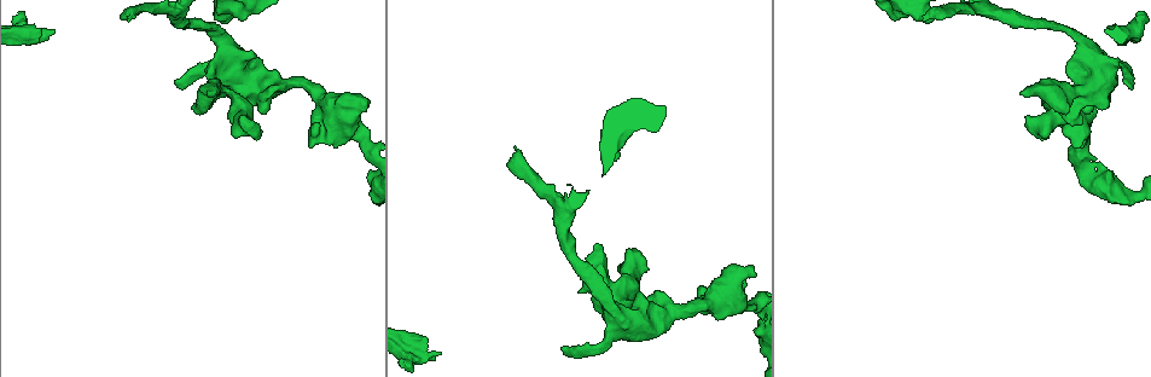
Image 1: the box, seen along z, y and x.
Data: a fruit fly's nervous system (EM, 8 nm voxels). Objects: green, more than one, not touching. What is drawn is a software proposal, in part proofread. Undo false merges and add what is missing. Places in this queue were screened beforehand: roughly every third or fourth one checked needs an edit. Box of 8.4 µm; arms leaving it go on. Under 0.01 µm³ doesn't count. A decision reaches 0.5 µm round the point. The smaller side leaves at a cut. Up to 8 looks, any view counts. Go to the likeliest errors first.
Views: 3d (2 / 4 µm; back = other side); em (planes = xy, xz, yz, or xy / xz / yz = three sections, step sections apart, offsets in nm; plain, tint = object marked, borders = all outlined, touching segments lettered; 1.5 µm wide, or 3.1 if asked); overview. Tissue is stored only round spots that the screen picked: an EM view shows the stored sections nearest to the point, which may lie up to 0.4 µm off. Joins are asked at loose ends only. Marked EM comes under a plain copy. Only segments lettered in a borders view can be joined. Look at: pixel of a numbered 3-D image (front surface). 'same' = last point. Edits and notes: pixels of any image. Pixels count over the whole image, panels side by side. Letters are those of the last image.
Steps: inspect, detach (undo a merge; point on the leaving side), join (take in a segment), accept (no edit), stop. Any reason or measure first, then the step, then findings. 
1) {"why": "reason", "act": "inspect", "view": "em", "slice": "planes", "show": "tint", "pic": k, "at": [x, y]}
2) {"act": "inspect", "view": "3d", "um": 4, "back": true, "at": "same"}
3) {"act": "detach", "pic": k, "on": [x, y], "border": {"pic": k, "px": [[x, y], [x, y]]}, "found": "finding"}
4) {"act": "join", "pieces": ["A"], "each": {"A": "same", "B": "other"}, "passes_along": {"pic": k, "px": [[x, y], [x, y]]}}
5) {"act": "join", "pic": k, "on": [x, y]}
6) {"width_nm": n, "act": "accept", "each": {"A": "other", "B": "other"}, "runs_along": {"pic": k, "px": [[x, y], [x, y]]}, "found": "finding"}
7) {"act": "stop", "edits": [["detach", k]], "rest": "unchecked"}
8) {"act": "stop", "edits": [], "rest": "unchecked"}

{"why": "branch stops here", "act": "inspect", "view": "3d", "um": 4, "back": true, "pic": 1, "at": [923, 17]}

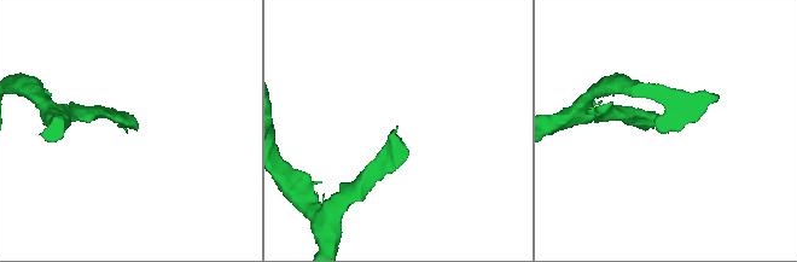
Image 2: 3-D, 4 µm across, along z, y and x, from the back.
{"why": "shape alone is not enough", "act": "inspect", "view": "em", "slice": "planes", "show": "borders", "pic": 2, "at": [396, 126]}

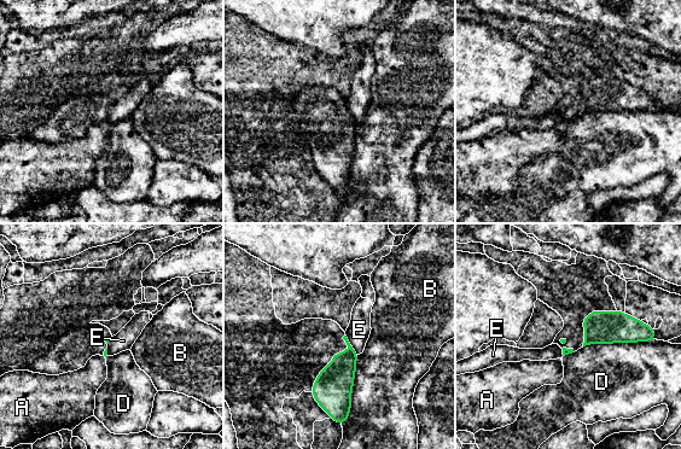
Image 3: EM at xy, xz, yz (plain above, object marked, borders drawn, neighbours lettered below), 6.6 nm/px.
{"act": "accept", "each": {"A": "other", "B": "other", "D": "other", "E": "other"}, "border": {"pic": 3, "px": [[345, 334], [349, 344], [359, 354]]}, "found": "none of them fits"}

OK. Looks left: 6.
{"why": "an open end", "act": "inspect", "view": "em", "slice": "yz", "step": 4, "show": "tint", "pic": 1, "at": [570, 355]}

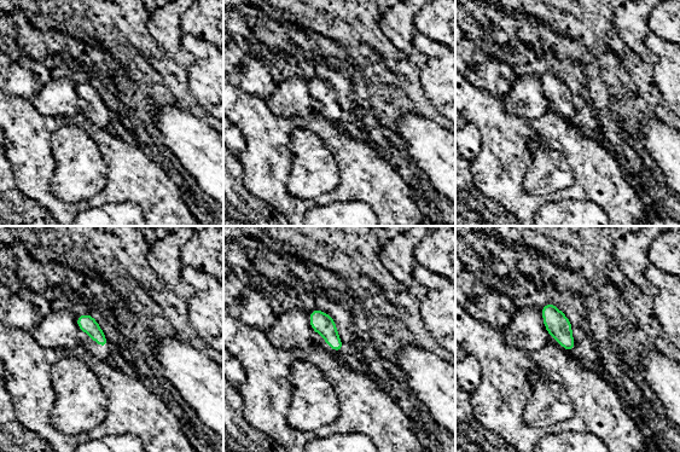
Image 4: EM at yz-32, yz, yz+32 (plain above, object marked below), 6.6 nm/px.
{"why": "what lies round it", "act": "inspect", "view": "em", "slice": "yz", "step": 4, "show": "borders", "at": "same"}

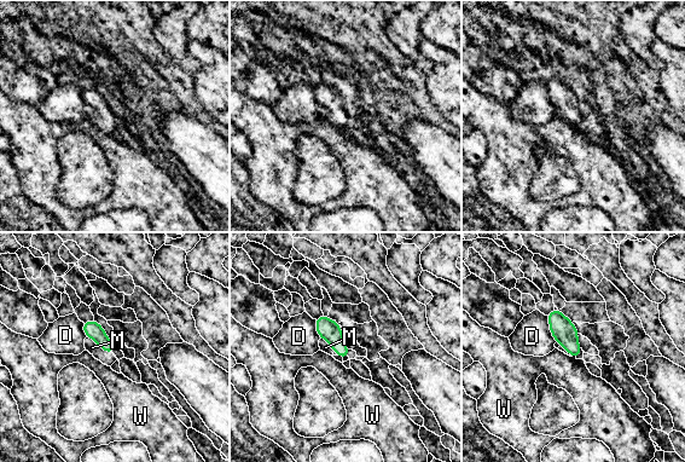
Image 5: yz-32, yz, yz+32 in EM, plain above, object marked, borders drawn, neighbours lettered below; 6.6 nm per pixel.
{"width_nm": 110, "act": "join", "pieces": ["M"], "each": {"D": "other", "M": "same", "W": "other"}, "passes_along": {"pic": 5, "px": [[92, 329], [99, 346], [90, 345]]}, "found": "the neuron continues"}

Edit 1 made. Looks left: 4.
{"why": "free end", "act": "inspect", "view": "3d", "um": 2, "pic": 1, "at": [647, 268]}

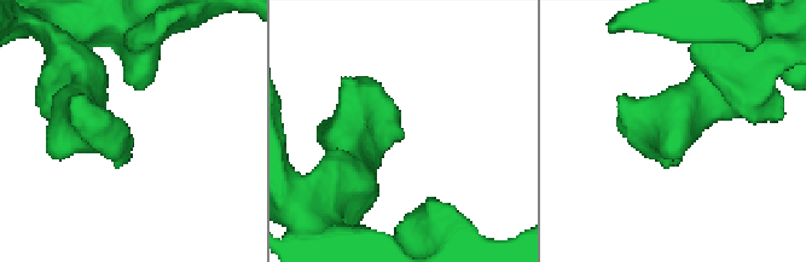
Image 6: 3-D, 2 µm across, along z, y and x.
{"act": "inspect", "view": "em", "slice": "yz", "step": 8, "show": "borders", "pic": 6, "at": [126, 163]}

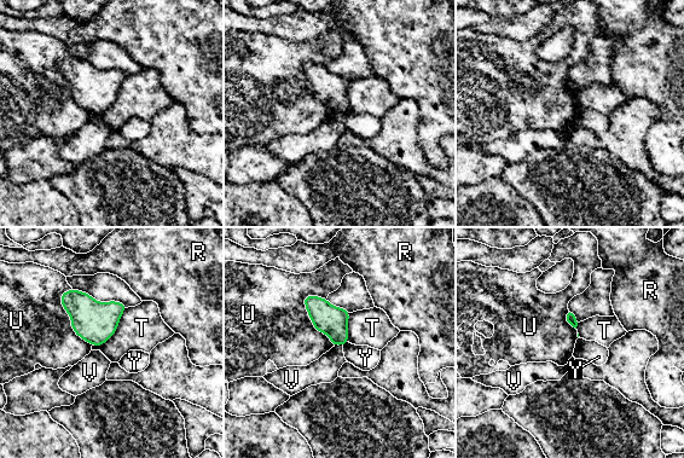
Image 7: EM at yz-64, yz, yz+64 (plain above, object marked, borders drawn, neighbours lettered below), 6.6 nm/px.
{"act": "accept", "each": {"R": "other", "T": "other", "U": "other", "V": "other", "Y": "other"}, "border": {"pic": 7, "px": [[348, 342], [343, 346]]}, "found": "no lettered segment goes on from it"}

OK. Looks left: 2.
{"act": "stop", "edits": [["join", 5]], "rest": "unchecked"}

